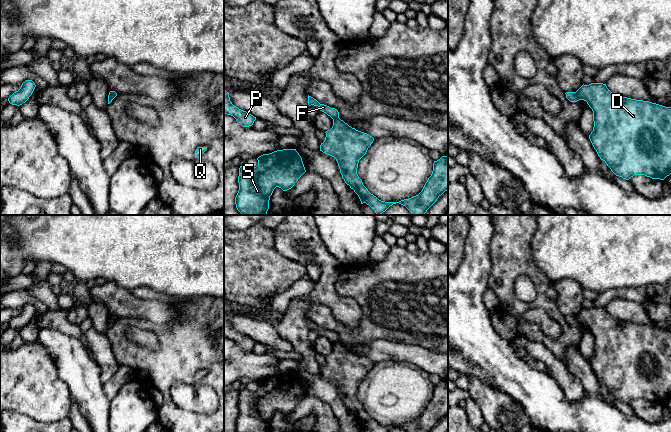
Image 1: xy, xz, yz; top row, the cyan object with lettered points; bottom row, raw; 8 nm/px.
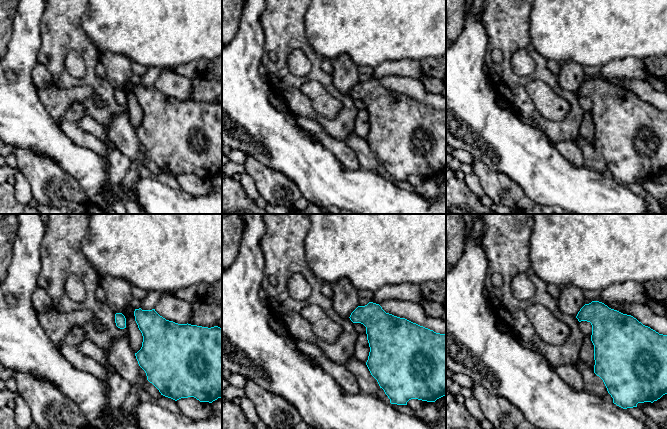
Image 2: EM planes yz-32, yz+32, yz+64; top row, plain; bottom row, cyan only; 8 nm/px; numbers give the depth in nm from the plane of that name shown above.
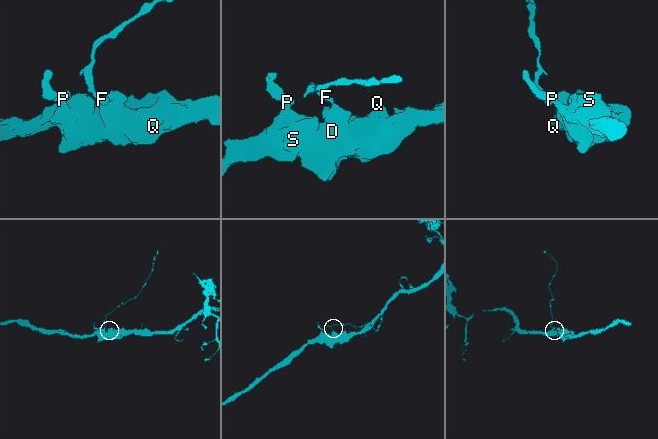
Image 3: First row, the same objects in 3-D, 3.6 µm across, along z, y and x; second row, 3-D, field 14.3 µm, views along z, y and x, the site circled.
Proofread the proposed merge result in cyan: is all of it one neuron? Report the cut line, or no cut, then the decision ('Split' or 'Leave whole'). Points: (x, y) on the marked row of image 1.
Split along yz (574, 92), (579, 99). Split

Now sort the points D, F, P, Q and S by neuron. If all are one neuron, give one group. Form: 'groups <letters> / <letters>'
groups D P Q S / F

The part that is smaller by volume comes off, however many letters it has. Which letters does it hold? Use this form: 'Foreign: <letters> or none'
Foreign: F

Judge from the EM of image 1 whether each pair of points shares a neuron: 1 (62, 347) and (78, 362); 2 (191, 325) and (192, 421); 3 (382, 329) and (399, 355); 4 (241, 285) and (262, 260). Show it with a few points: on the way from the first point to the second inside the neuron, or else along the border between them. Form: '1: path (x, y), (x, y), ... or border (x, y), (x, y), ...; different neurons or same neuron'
1: path (66, 351), (74, 359); same neuron
2: path (182, 351), (163, 370), (163, 401), (166, 404); same neuron
3: border (366, 342), (372, 339), (390, 339), (412, 344); different neurons
4: path (247, 279), (256, 266); same neuron

